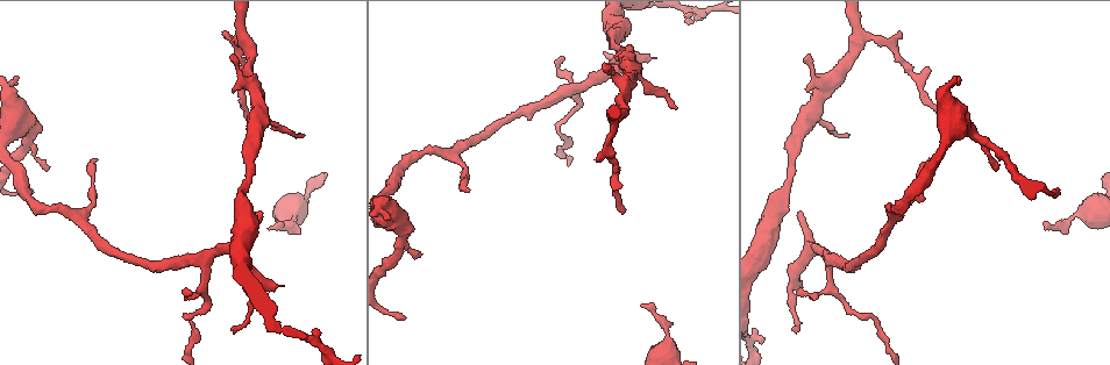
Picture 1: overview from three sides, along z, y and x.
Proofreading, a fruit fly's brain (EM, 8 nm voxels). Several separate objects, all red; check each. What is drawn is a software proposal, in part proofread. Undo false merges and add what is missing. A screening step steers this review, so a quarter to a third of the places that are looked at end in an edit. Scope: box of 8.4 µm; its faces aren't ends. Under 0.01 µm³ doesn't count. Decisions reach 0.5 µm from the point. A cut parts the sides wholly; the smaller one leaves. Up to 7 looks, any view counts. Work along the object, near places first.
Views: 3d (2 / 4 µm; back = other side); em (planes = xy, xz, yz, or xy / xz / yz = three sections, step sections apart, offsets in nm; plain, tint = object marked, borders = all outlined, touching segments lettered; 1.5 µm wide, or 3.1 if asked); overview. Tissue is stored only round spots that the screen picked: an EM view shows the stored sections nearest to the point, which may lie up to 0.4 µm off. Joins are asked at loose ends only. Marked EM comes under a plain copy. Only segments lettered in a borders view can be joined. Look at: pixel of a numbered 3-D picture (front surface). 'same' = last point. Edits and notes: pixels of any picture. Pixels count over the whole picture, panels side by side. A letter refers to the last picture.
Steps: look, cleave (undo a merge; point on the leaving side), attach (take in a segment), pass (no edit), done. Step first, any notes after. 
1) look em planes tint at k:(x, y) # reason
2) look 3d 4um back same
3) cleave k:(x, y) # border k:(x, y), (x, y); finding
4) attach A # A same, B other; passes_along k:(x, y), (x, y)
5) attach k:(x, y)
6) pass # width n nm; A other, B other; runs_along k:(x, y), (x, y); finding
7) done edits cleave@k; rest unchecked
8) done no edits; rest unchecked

look em xz step 8 tint at 1:(1045, 227) # an open end

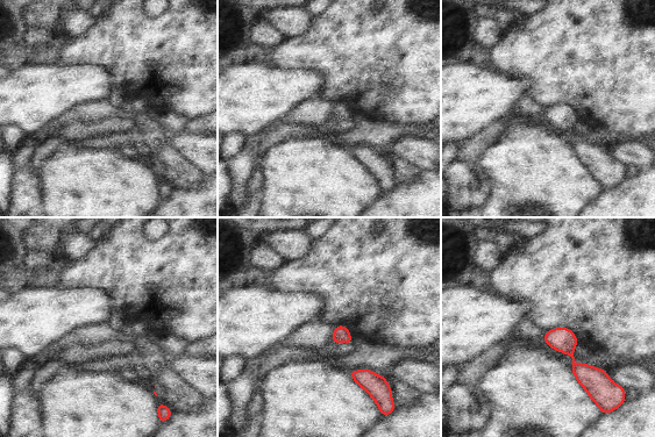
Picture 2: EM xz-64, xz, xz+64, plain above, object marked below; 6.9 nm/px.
look em planes borders same # cut it another way

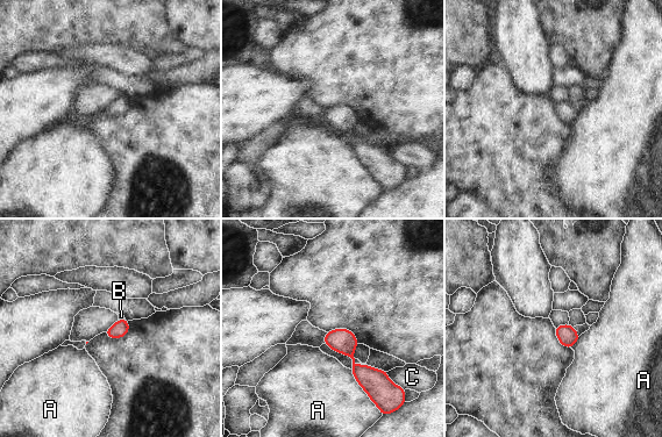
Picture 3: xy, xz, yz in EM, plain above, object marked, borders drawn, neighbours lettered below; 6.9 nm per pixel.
pass # A other, B other, C other; border 3:(350, 370), (357, 384), (374, 403); none of them fits

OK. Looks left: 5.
look em xz step 8 borders at 1:(47, 167) # free end

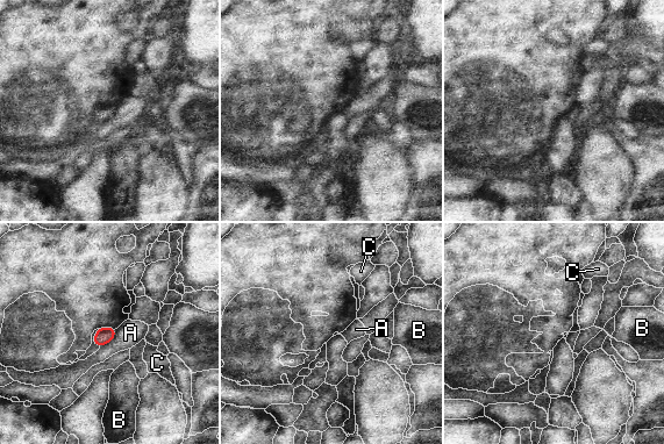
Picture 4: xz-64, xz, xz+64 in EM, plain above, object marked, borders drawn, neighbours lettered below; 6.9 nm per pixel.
look em planes borders same # another direction

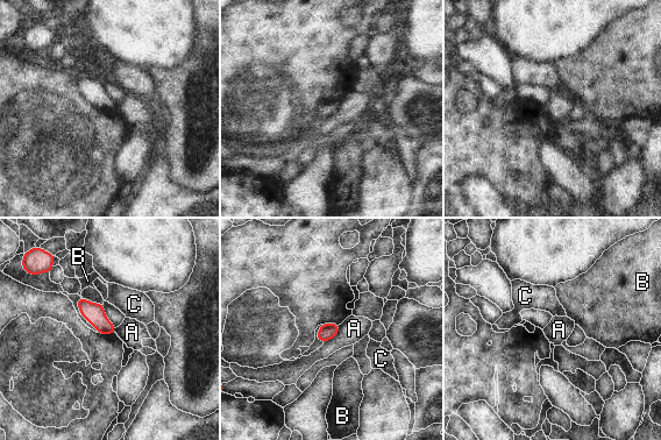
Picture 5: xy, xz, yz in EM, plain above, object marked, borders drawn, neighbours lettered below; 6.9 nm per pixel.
pass # A other, B other, C other; border 5:(339, 325), (339, 331), (324, 342); no lettered segment goes on from it

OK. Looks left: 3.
look 3d 2um at 1:(799, 285) # an open end

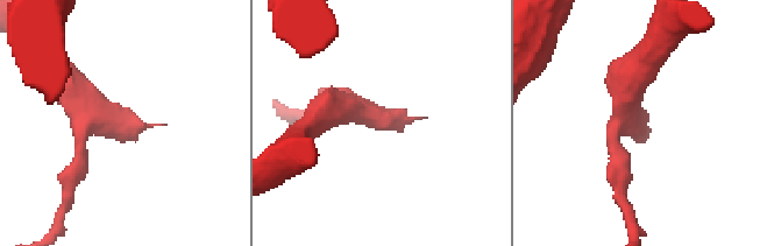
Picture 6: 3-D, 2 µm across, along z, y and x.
look em planes borders at 6:(421, 118)

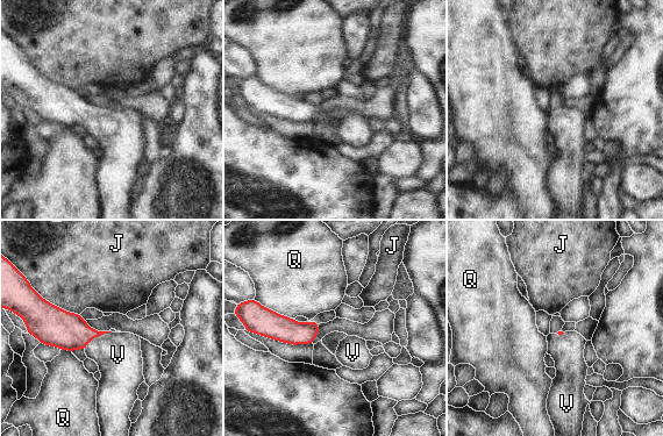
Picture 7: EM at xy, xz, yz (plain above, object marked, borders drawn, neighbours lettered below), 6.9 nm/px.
attach V # J other, Q other, V same; passes_along 7:(65, 330), (95, 336), (118, 355); it goes on there

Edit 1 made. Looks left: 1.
done edits attach@7; rest unchecked

